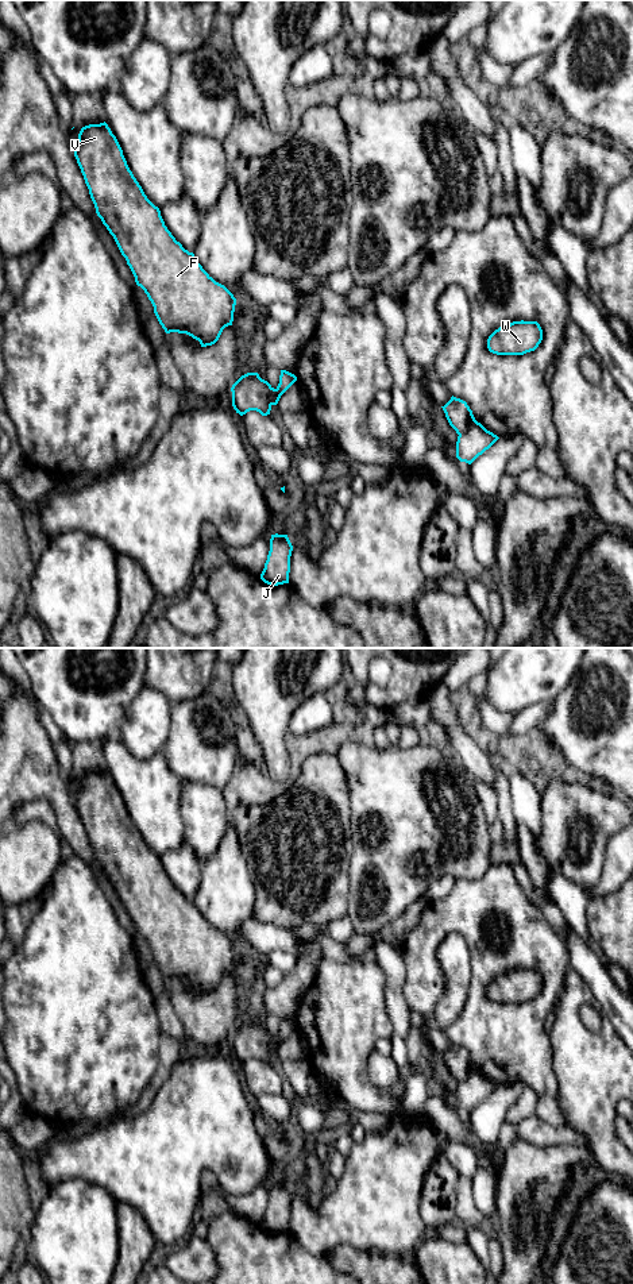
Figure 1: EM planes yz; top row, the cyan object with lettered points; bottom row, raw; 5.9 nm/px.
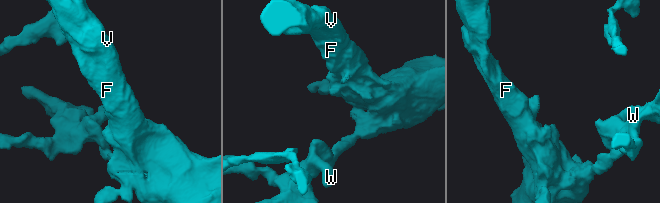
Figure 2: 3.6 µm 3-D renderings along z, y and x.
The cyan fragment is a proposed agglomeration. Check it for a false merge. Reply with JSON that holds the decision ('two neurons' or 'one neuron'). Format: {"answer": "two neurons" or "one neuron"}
{"answer": "two neurons"}

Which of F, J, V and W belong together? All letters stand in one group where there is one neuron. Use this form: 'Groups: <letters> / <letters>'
Groups: F J V / W

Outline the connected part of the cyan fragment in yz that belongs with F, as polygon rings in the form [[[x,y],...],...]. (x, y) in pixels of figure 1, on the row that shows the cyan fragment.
[[[105,122],[81,128],[74,157],[97,216],[113,236],[136,285],[151,301],[165,332],[186,333],[198,340],[201,347],[215,344],[223,329],[232,325],[236,298],[224,285],[216,282],[194,254],[185,250],[167,230],[159,208],[144,194]]]

